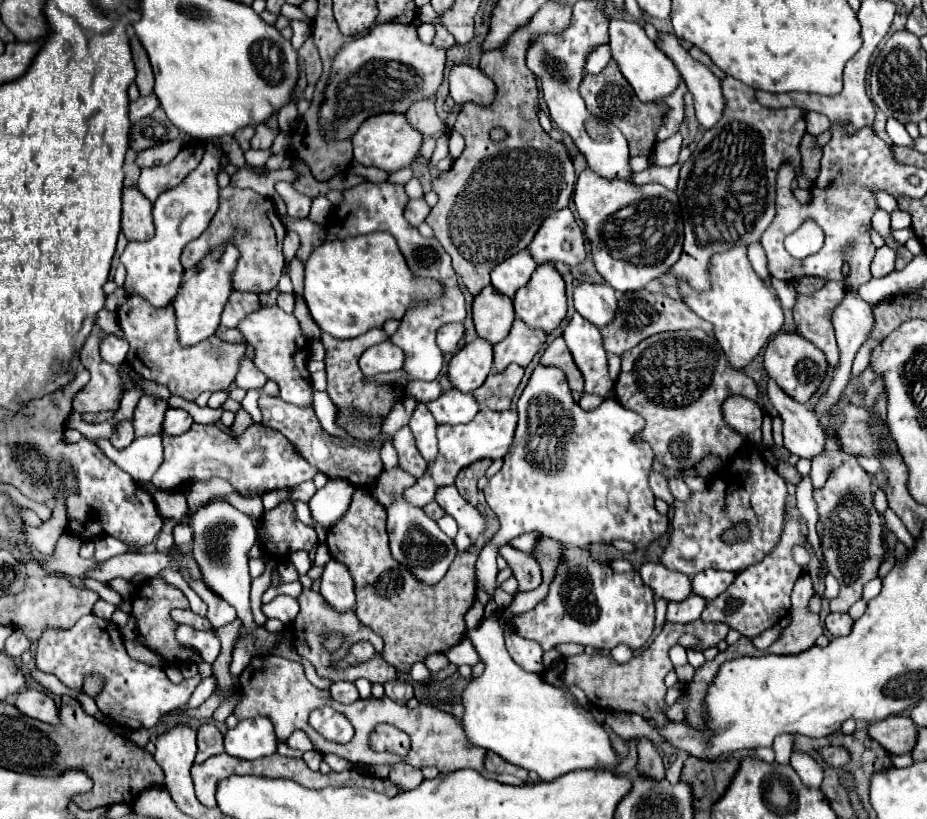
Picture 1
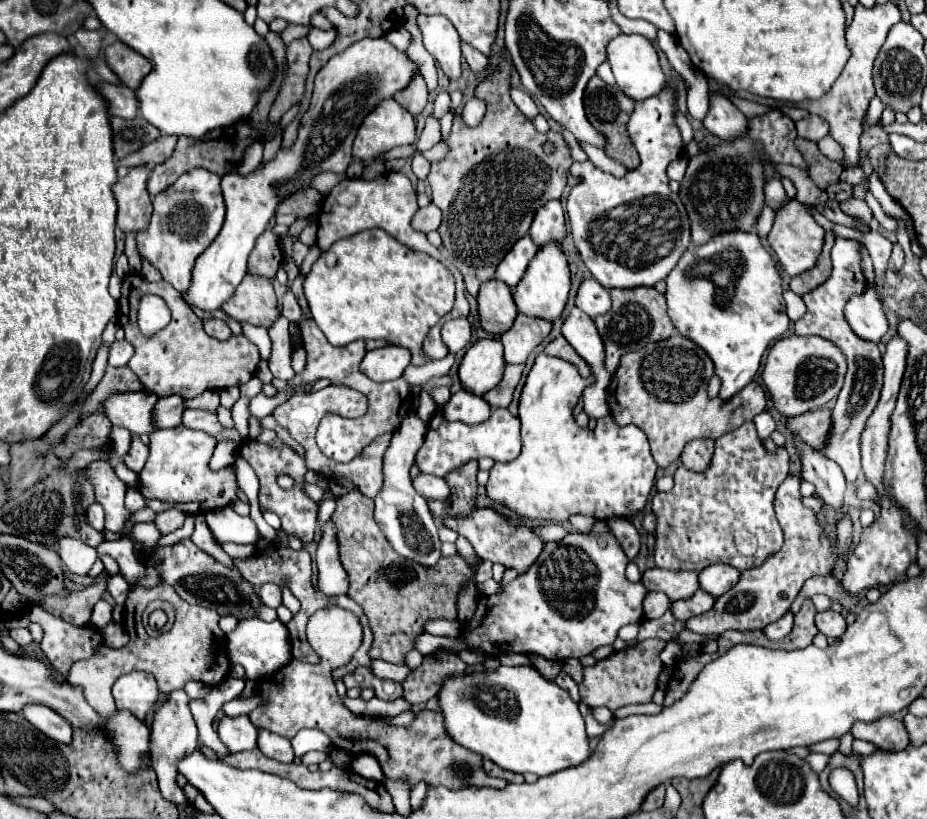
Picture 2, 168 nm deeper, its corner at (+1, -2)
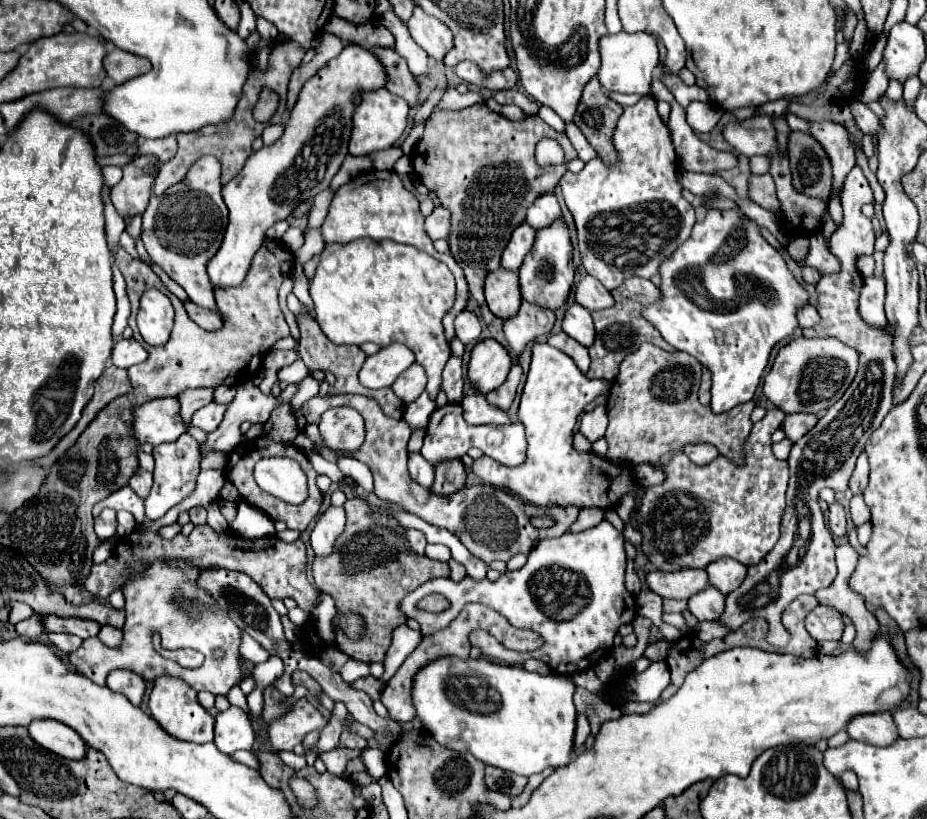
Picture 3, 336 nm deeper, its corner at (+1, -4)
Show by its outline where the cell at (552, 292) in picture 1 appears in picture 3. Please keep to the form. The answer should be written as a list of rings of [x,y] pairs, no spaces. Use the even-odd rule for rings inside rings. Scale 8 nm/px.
[[[555,220],[555,224],[539,230],[535,234],[535,244],[531,252],[525,256],[521,268],[519,268],[519,284],[521,284],[521,294],[523,300],[531,304],[539,304],[543,308],[557,310],[565,304],[567,294],[573,284],[573,262],[571,262],[573,246],[571,246],[571,236],[565,220]]]

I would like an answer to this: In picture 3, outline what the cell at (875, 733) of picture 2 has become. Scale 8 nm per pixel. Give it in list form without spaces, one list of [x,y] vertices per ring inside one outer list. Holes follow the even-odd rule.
[[[891,712],[861,714],[853,718],[845,730],[853,740],[873,744],[873,746],[889,746],[891,740],[897,740],[899,736]]]

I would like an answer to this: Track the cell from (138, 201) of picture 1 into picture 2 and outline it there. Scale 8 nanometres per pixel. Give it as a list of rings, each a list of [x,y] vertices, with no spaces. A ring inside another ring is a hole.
[[[131,168],[129,174],[113,186],[113,194],[117,200],[117,226],[127,232],[147,230],[151,220],[151,198],[147,194],[145,182],[149,178],[149,168]]]

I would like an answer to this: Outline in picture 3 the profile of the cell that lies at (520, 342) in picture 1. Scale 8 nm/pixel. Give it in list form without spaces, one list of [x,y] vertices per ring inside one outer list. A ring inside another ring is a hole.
[[[523,300],[519,312],[505,320],[503,330],[505,330],[509,346],[517,354],[521,354],[527,342],[543,334],[549,334],[553,328],[553,322],[555,322],[555,314],[551,310],[543,310],[537,304],[527,304]]]

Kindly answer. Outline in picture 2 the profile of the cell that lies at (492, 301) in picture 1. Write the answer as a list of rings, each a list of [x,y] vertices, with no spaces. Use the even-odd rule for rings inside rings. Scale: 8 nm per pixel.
[[[495,278],[485,282],[477,294],[477,304],[479,304],[479,322],[485,332],[501,336],[513,326],[517,308],[509,286],[505,286],[503,282]]]

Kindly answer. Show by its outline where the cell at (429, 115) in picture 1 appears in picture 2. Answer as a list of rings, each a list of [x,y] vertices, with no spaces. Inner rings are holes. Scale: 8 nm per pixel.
[[[417,74],[417,76],[413,78],[413,82],[411,82],[405,90],[401,90],[399,94],[395,94],[395,100],[397,100],[413,118],[417,118],[417,116],[423,112],[425,104],[427,104],[427,86],[425,86],[423,76]]]

